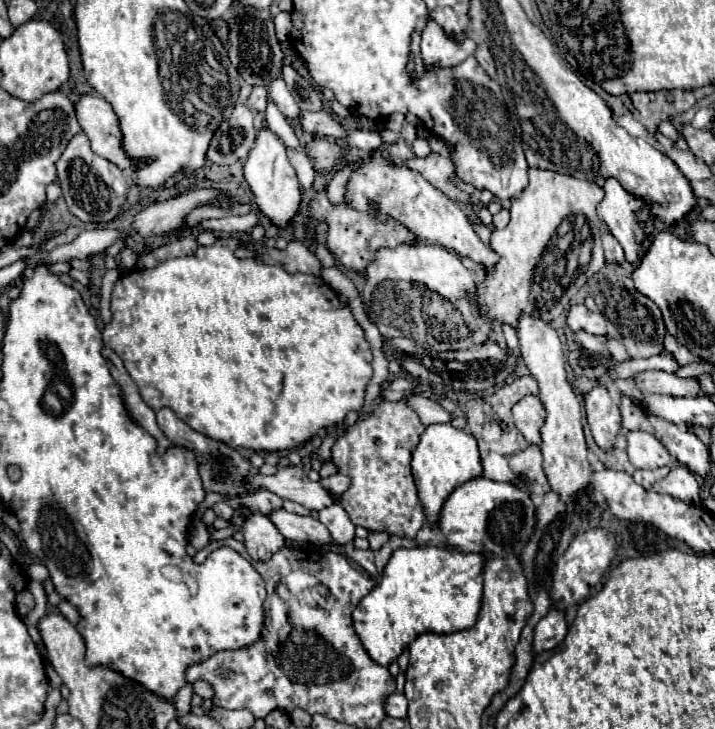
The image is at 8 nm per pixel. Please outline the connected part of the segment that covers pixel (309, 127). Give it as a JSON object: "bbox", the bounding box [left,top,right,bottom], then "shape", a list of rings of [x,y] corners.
{"bbox":[299,111,347,139],"shape":[[[299,111],[299,127],[305,133],[319,135],[319,137],[335,137],[335,139],[341,139],[347,133],[331,113]]]}

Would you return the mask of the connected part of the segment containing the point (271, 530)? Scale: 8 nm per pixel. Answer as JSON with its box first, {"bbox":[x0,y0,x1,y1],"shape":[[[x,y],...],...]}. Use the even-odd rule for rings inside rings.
{"bbox":[241,511,285,561],"shape":[[[259,511],[245,519],[241,531],[245,535],[245,547],[255,561],[267,561],[285,545],[285,539],[273,521]]]}

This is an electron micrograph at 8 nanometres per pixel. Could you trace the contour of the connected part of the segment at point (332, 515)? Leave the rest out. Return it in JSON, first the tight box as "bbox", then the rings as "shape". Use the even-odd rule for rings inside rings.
{"bbox":[319,503,355,545],"shape":[[[333,503],[333,505],[325,507],[325,509],[321,509],[319,511],[319,521],[331,531],[333,541],[337,545],[345,545],[345,543],[353,541],[355,525],[351,523],[347,511],[339,503]]]}

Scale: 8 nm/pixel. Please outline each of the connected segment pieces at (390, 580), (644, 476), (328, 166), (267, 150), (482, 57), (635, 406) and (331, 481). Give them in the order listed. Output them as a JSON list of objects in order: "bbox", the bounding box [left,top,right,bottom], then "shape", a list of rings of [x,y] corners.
[{"bbox":[353,547,487,665],"shape":[[[413,547],[397,549],[381,577],[379,587],[375,587],[367,597],[361,599],[353,611],[355,631],[367,649],[369,657],[379,665],[389,665],[399,653],[421,633],[455,633],[465,631],[475,625],[477,613],[483,599],[483,567],[487,557],[481,553],[461,553],[451,547]]]},{"bbox":[633,467,669,489],"shape":[[[657,467],[657,469],[651,469],[651,471],[635,471],[633,473],[633,479],[643,485],[645,489],[649,489],[653,483],[665,479],[665,475],[669,473],[669,467]]]},{"bbox":[307,139,341,173],"shape":[[[313,139],[307,143],[309,155],[315,159],[315,169],[321,173],[329,173],[331,169],[337,169],[337,157],[341,157],[341,151],[335,143],[329,143],[327,139]]]},{"bbox":[245,127,301,227],"shape":[[[267,127],[257,129],[257,137],[255,137],[255,145],[247,155],[245,161],[245,181],[249,183],[251,191],[255,193],[255,203],[259,205],[261,213],[265,217],[269,217],[275,225],[285,227],[297,213],[299,203],[301,203],[301,185],[299,179],[289,163],[287,157],[287,147],[283,145],[283,141],[269,131]]]},{"bbox":[475,43,497,79],"shape":[[[479,43],[479,45],[477,45],[475,59],[479,61],[479,65],[487,71],[487,75],[489,75],[491,79],[497,77],[497,75],[495,75],[495,63],[493,63],[493,57],[491,57],[491,53],[489,53],[489,49],[487,49],[485,43]]]},{"bbox":[621,397,647,429],"shape":[[[621,397],[621,417],[623,417],[623,427],[627,429],[639,429],[643,421],[647,419],[645,407],[629,397]]]},{"bbox":[319,473,349,497],"shape":[[[335,473],[335,475],[331,475],[331,477],[327,477],[327,479],[321,479],[319,481],[323,487],[325,487],[325,491],[329,491],[333,497],[339,497],[347,487],[349,487],[349,477],[347,475],[343,475],[343,473]]]}]

